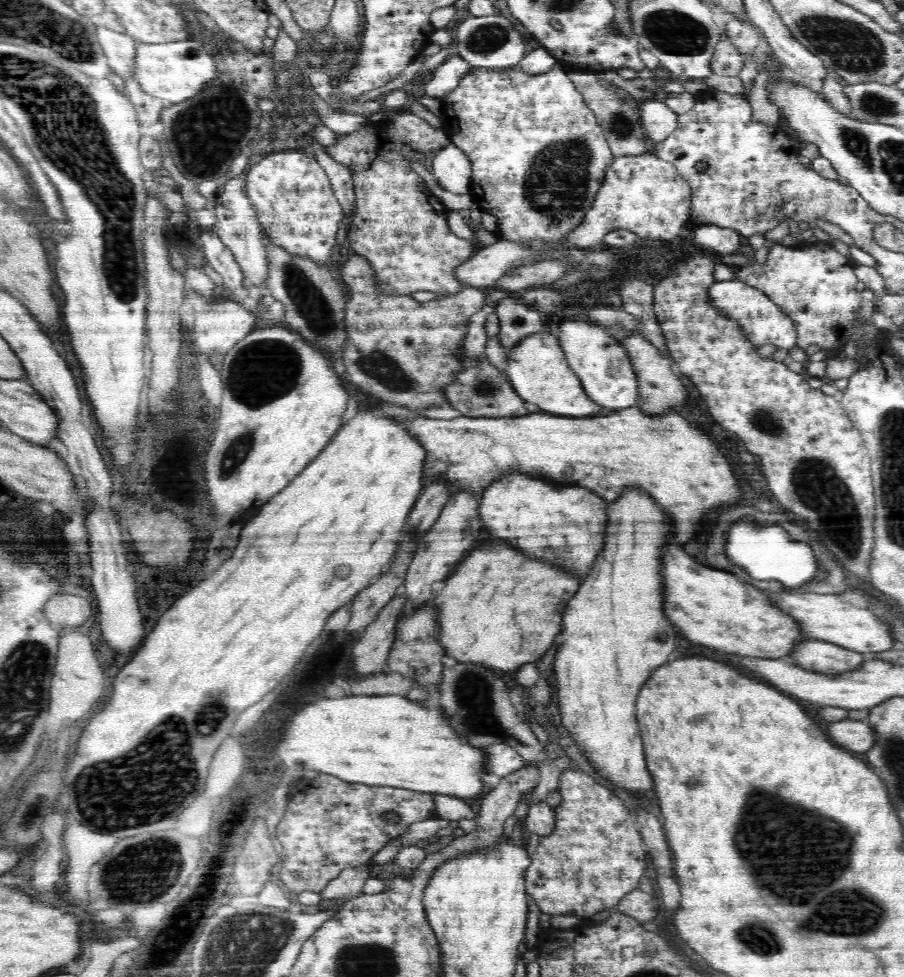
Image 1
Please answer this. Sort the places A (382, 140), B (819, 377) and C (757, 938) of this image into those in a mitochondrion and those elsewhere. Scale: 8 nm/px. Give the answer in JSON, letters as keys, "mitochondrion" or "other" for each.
{"A":"other","B":"other","C":"mitochondrion"}

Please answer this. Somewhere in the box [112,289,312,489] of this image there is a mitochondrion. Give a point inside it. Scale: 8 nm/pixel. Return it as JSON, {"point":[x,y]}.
{"point":[260,372]}

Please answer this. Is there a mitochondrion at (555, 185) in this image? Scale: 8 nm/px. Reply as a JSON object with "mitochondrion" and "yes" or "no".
{"mitochondrion":"yes"}

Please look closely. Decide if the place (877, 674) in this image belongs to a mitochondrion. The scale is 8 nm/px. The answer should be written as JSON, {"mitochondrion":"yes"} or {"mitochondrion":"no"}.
{"mitochondrion":"no"}

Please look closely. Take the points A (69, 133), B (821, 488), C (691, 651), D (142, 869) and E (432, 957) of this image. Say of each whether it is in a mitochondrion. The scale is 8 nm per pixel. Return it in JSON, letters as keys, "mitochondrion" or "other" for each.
{"A":"mitochondrion","B":"mitochondrion","C":"other","D":"mitochondrion","E":"other"}

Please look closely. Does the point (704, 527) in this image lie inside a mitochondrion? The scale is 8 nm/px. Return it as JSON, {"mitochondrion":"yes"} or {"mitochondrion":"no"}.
{"mitochondrion":"no"}

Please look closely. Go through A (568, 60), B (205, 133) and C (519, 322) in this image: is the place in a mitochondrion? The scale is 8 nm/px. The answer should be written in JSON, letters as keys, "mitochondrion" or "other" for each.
{"A":"other","B":"mitochondrion","C":"mitochondrion"}

